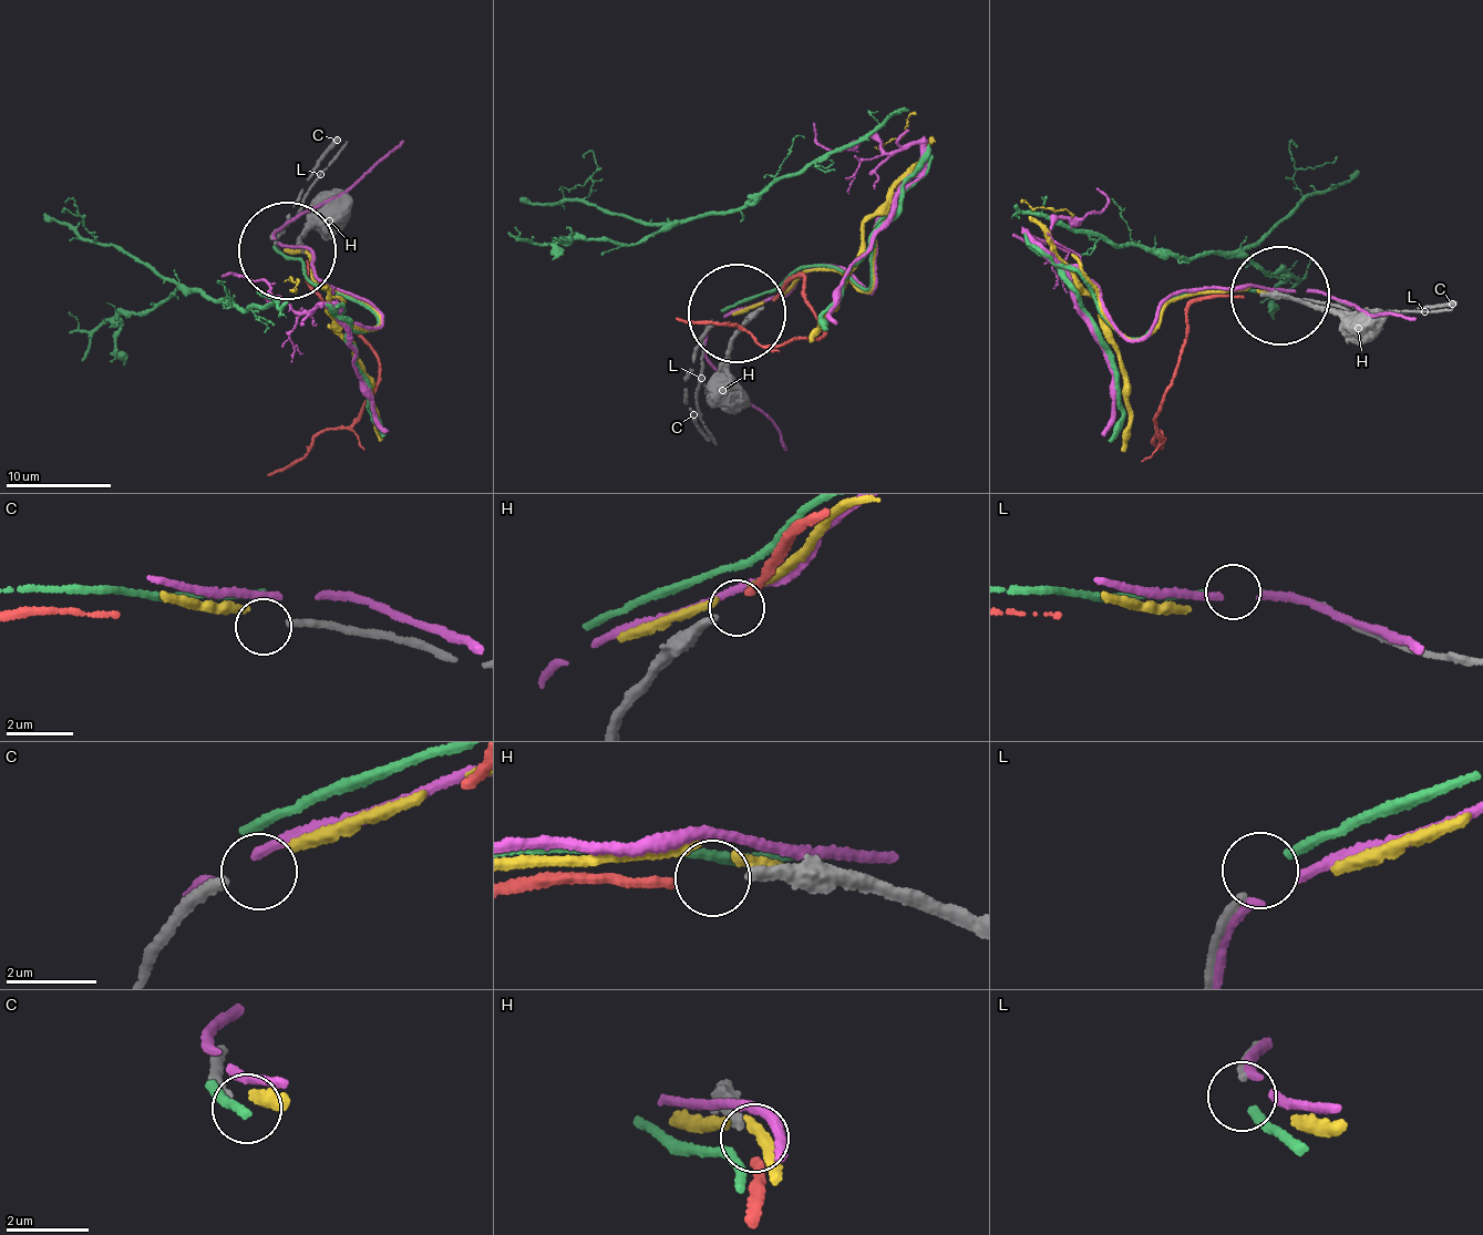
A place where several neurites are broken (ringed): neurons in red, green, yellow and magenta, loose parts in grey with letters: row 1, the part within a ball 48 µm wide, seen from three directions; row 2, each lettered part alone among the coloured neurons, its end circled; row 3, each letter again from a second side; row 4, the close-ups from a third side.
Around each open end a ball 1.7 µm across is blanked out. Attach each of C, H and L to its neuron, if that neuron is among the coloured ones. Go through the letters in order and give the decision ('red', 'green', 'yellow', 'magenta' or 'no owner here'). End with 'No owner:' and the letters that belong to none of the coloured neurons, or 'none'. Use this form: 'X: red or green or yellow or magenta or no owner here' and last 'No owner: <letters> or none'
C: no owner here
H: red
L: green
No owner: C

